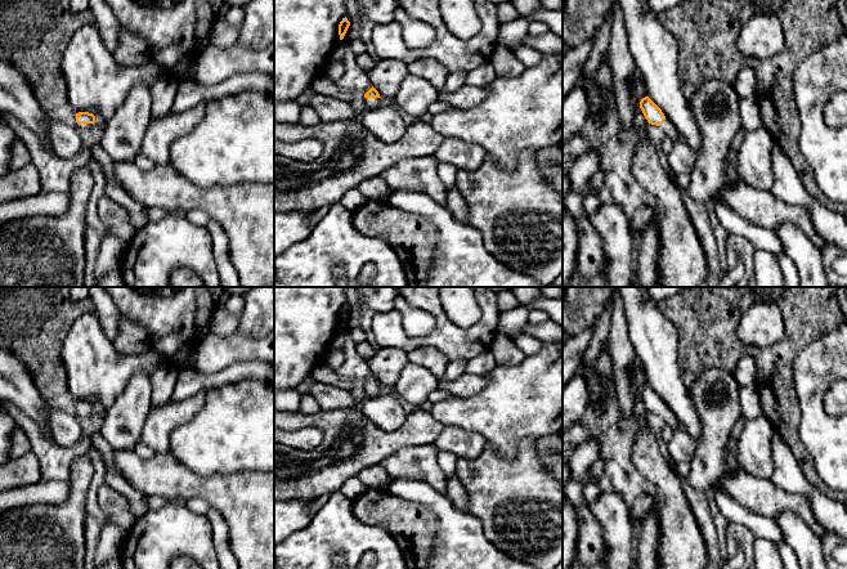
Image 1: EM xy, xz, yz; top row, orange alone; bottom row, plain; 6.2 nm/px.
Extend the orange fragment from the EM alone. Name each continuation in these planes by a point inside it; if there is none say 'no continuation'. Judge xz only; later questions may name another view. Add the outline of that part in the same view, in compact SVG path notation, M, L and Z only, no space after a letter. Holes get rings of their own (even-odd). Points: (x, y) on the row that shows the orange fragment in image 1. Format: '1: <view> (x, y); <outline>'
1: xz (371, 103); M366 98L366 108L373 109L382 106L381 98Z

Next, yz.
1: yz (671, 131); M666 117L664 122L660 125L666 135L672 140L677 140L680 134L677 129L673 126L673 124Z

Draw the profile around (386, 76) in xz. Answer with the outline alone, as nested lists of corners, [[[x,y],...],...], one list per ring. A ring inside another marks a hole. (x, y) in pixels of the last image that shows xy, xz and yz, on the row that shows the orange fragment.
[[[378,61],[368,72],[372,86],[385,99],[395,98],[407,75],[408,66],[399,61]]]

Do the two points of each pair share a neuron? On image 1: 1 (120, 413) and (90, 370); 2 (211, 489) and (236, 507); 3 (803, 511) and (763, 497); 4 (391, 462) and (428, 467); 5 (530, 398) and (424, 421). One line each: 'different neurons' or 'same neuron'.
1: different neurons
2: same neuron
3: same neuron
4: same neuron
5: different neurons

